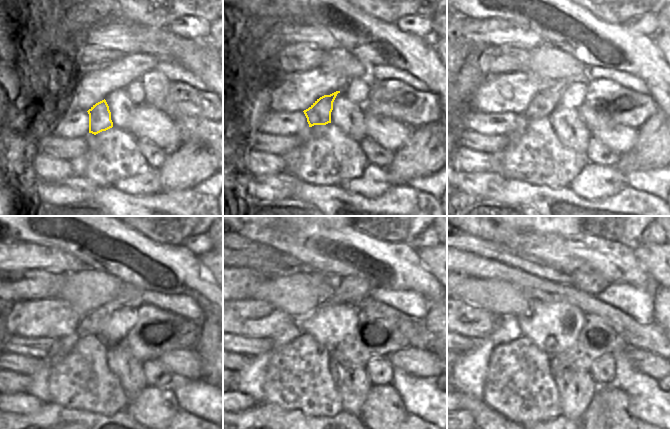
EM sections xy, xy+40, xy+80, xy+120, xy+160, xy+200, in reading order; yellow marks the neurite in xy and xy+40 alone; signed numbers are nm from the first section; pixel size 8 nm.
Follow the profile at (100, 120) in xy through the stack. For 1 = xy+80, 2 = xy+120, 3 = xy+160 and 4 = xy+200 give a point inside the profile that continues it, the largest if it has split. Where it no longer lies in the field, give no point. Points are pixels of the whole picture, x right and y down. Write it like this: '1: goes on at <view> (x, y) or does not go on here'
1: goes on at xy+80 (544, 103)
2: goes on at xy+120 (92, 323)
3: goes on at xy+160 (357, 289)
4: goes on at xy+200 (592, 283)

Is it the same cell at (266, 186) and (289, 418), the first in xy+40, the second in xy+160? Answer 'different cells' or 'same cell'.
different cells

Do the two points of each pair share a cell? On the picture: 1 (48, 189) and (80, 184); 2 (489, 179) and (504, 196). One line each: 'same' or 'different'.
1: same
2: different

